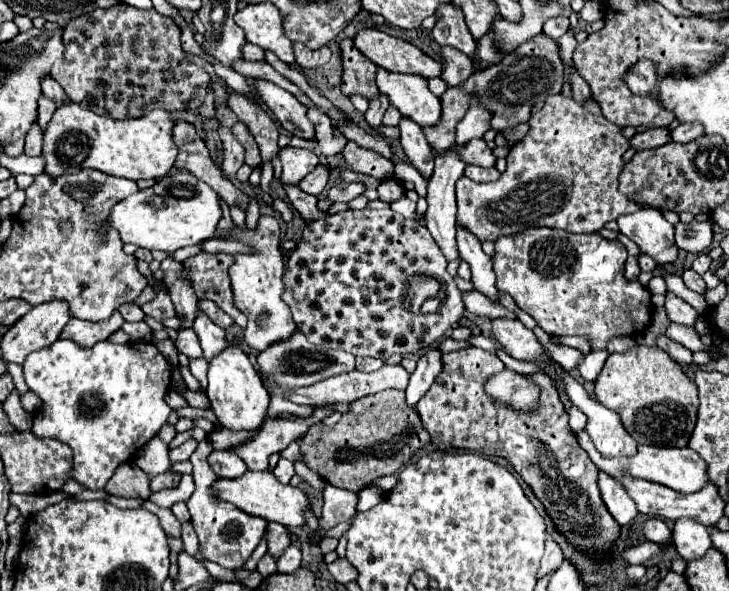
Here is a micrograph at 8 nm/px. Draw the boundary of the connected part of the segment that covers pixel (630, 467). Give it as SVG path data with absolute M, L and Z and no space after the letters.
M585 431L577 433L579 445L587 451L589 459L605 473L615 475L615 477L633 477L633 479L645 479L645 481L653 481L653 483L661 483L667 485L671 489L677 489L681 493L693 493L699 491L699 487L703 487L709 479L705 475L705 461L699 459L699 453L693 451L691 447L655 447L655 445L639 445L637 453L631 457L615 457L615 459L605 459L593 445L591 439Z

